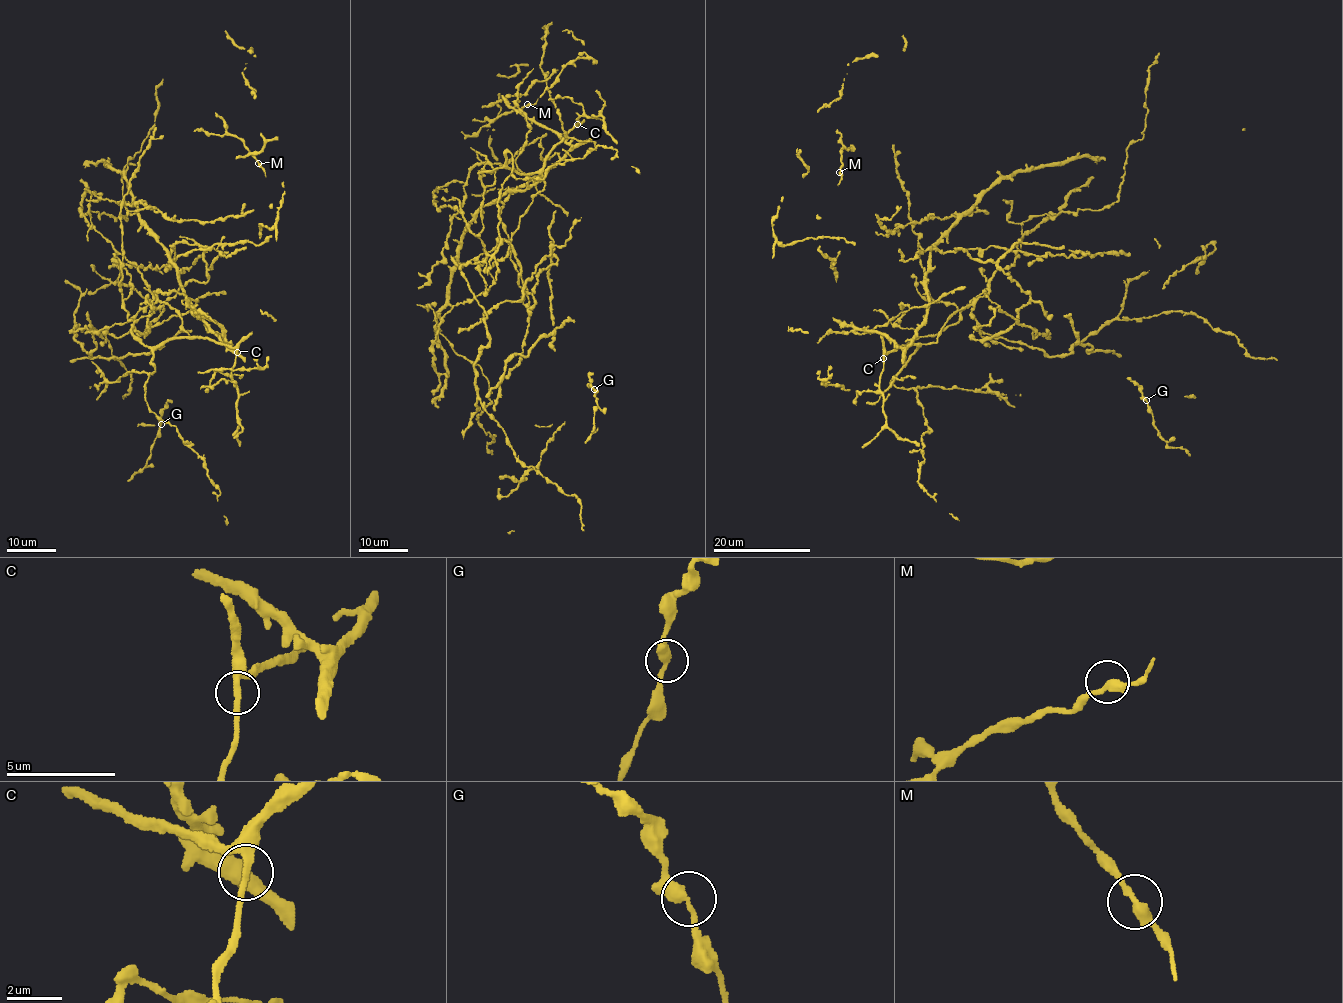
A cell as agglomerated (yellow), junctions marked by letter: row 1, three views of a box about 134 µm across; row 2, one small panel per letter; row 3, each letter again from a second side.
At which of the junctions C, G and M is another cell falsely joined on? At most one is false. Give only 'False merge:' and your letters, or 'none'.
False merge: none

